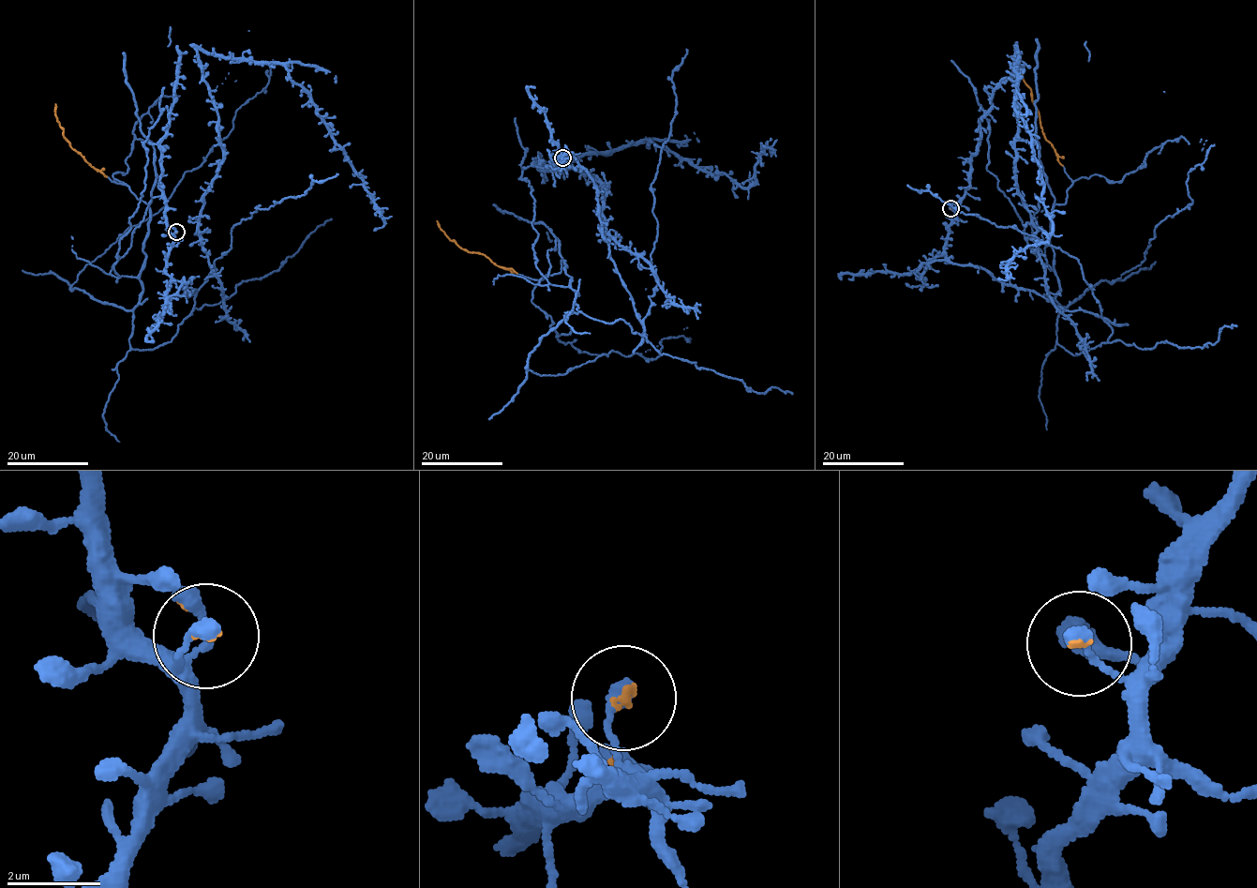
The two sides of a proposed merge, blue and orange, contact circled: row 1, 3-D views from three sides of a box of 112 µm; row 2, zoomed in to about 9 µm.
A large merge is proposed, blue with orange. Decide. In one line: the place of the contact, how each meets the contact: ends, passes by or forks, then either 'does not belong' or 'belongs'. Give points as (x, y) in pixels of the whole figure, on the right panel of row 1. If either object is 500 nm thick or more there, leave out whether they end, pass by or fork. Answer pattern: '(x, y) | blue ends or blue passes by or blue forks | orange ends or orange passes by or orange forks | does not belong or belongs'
(950, 208) | blue ends | orange ends | belongs

